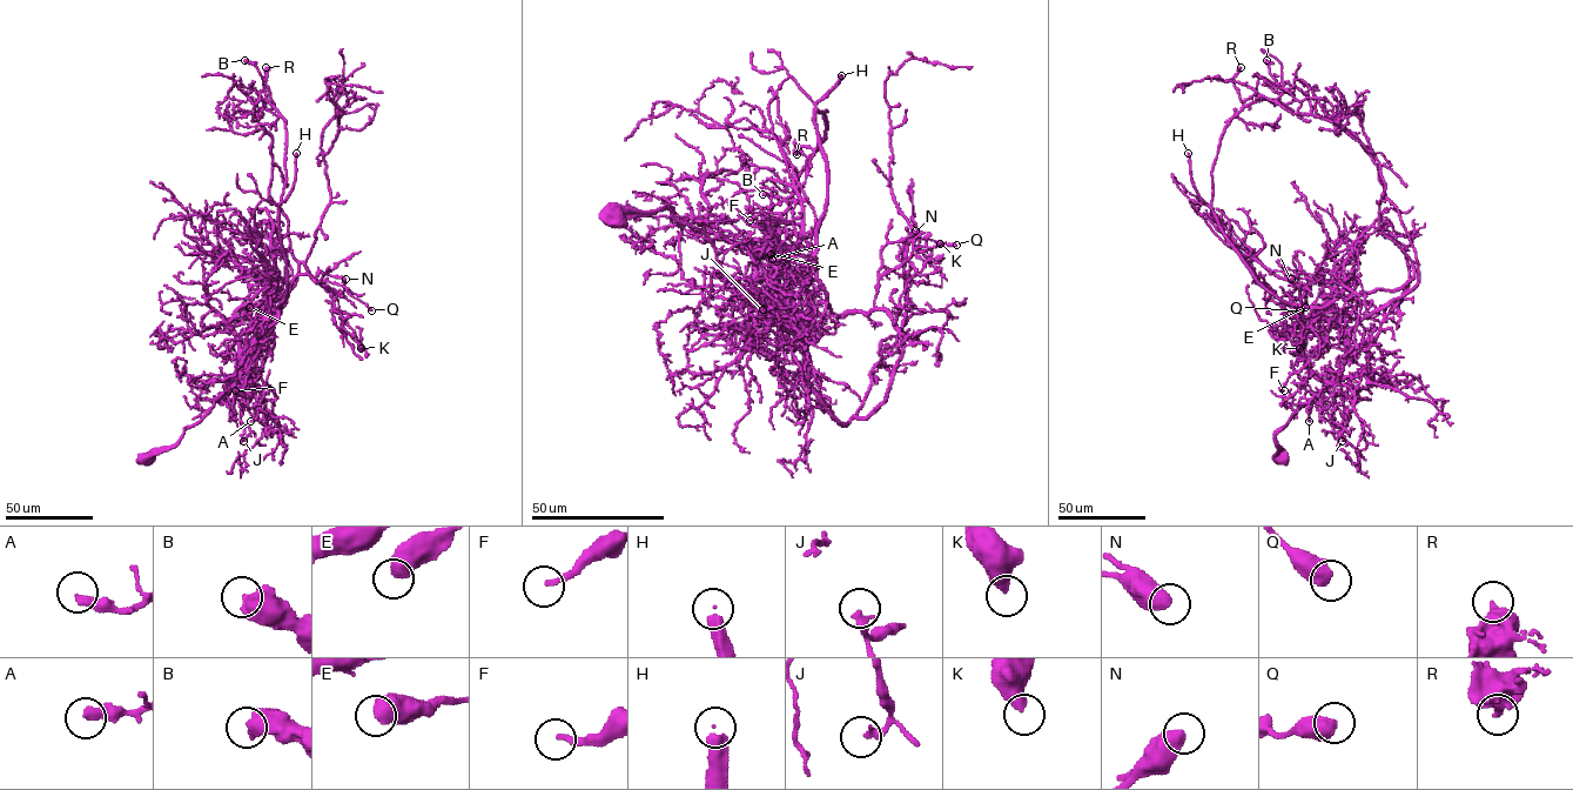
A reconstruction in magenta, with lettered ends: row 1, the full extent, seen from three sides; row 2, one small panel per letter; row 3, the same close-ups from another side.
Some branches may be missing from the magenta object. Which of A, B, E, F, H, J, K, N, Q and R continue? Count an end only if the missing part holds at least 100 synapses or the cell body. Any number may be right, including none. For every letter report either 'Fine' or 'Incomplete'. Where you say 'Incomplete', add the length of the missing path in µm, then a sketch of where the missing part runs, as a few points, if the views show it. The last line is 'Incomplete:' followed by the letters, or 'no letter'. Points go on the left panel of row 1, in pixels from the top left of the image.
A: Fine
B: Fine
E: Fine
F: Fine
H: Incomplete. Missing length about 120 µm. Course of what is missing: (296, 153), (295, 139), (279, 109), (236, 80), (220, 80), (219, 73), (244, 53)
J: Fine
K: Fine
N: Fine
Q: Fine
R: Fine
Incomplete: H

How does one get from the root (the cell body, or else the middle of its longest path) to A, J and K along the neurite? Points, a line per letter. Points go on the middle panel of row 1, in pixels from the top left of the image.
A: (613, 218), (669, 208), (706, 236), (720, 267), (747, 290), (759, 279), (772, 279), (786, 259), (772, 259)
J: (613, 218), (669, 208), (706, 236), (720, 267), (772, 320), (757, 310), (772, 306), (763, 309)
K: (613, 218), (669, 208), (747, 290), (760, 246), (814, 259), (831, 313), (894, 323), (911, 253), (940, 243)

